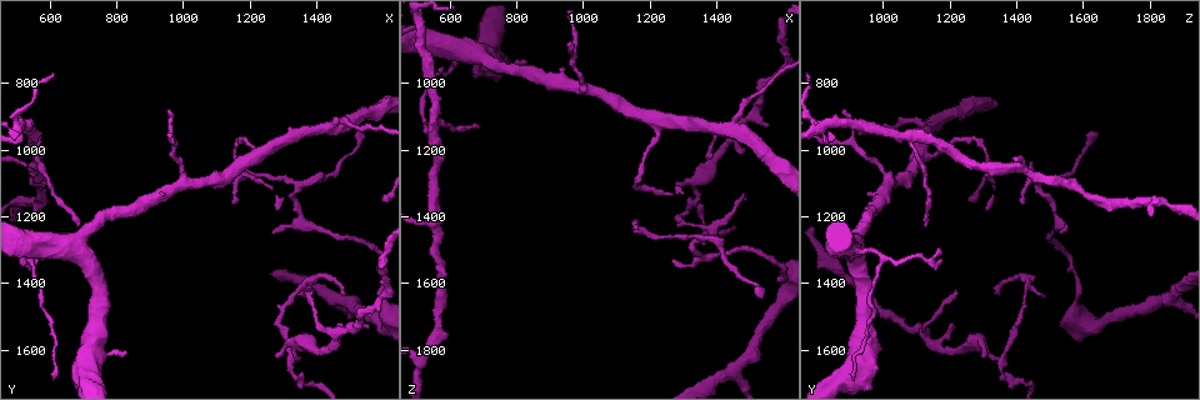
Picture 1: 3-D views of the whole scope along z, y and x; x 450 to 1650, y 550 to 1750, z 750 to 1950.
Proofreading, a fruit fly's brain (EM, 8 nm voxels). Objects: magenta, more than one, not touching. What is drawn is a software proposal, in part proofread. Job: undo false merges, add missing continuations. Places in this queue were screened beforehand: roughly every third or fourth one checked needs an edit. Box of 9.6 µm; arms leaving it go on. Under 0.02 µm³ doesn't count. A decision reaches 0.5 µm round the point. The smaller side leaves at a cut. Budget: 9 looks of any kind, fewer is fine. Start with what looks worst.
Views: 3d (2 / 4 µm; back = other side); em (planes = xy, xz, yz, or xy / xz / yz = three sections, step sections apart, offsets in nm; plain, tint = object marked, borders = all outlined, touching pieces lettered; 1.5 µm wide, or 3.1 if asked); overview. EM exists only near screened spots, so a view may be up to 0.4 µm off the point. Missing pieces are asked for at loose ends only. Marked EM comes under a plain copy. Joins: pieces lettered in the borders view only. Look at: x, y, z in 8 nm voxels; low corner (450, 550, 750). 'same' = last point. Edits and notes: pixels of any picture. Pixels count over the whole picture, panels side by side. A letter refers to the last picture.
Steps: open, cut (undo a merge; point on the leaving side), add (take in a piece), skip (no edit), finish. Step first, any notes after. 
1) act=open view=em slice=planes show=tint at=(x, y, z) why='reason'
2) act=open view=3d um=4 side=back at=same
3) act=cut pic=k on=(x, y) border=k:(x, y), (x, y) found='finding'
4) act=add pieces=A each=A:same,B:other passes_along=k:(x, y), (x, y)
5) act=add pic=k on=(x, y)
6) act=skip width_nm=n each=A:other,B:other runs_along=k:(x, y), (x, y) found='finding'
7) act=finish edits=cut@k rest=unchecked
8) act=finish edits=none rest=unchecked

act=open view=em slice=planes show=borders at=(690, 1230, 1120)

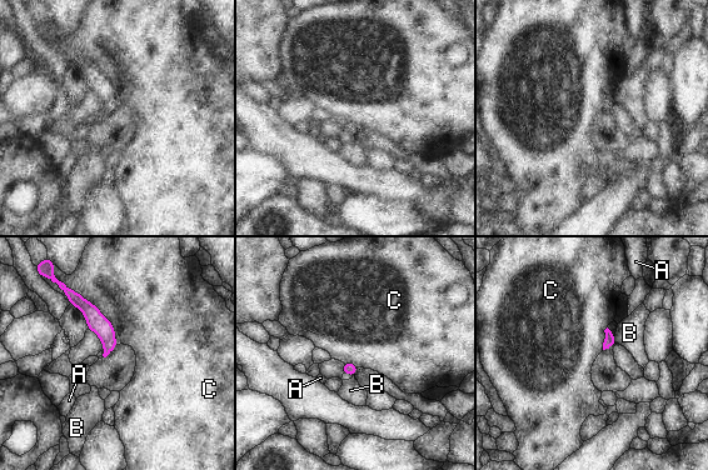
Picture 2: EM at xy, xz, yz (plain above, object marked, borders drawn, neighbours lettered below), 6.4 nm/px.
act=skip each=A:other,B:other,C:other found='none of them fits'

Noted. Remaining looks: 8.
act=open view=3d um=4 at=(950, 880, 890) why='an open end'

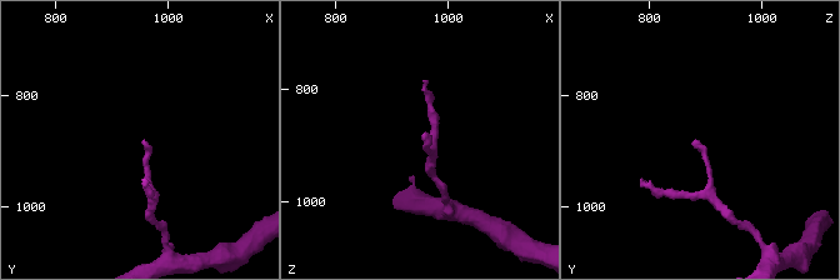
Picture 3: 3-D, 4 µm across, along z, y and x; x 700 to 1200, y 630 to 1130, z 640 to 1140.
act=open view=em slice=xz step=8 show=borders at=(955, 885, 890)

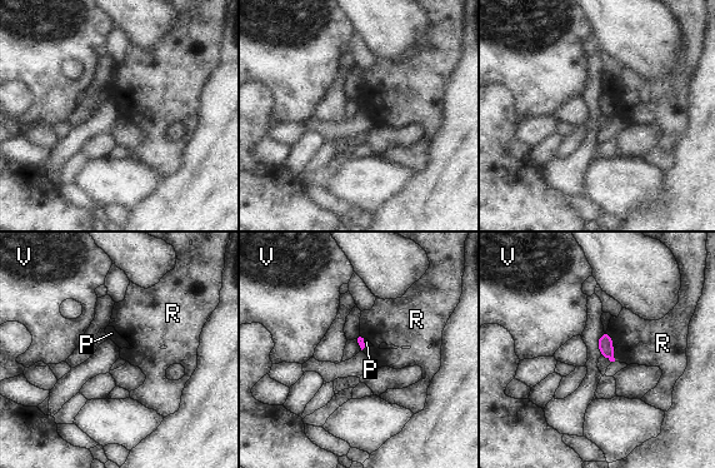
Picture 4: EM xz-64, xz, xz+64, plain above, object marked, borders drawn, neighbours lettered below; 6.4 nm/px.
act=open view=em slice=planes show=borders at=same why='cut it another way'

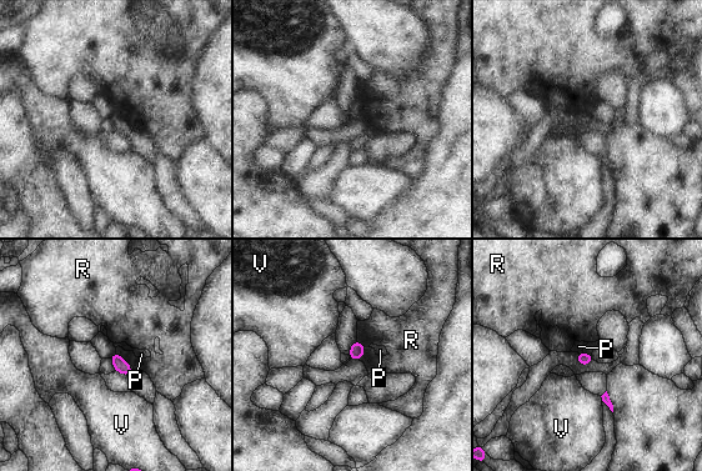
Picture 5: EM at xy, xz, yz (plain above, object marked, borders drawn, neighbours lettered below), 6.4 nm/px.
act=skip width_nm=90 each=P:other,R:other,V:other found='no lettered piece goes on from it'

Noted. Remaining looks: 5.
act=open view=3d um=2 at=(1330, 1630, 1350) why='a fork'

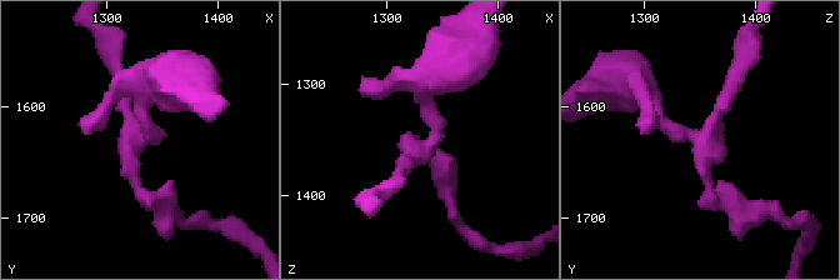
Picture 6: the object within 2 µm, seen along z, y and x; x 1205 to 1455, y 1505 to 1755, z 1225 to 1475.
act=open view=em slice=yz step=8 show=tint at=(1326, 1628, 1360) arms=3 why='need the tissue'

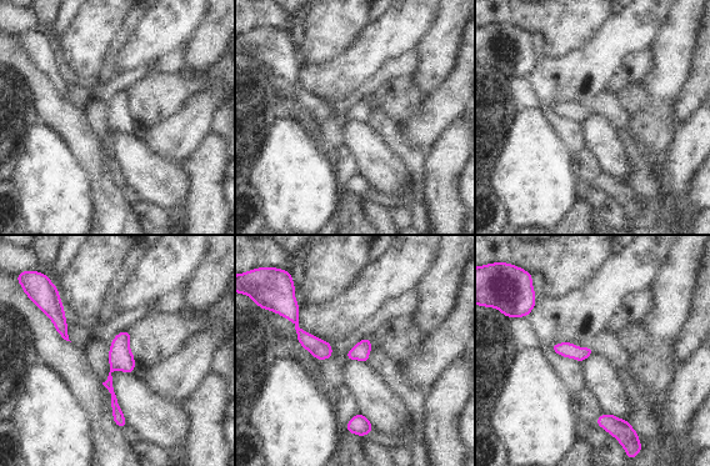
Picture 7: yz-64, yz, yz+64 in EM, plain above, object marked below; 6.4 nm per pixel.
act=open view=em slice=yz step=8 show=borders at=same why='what lies round it'

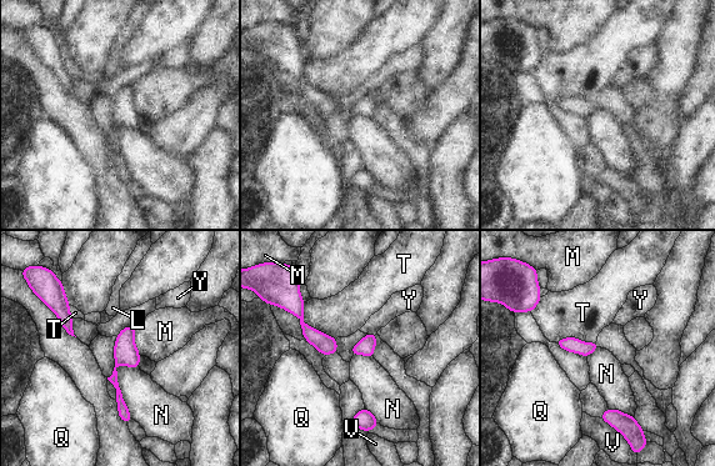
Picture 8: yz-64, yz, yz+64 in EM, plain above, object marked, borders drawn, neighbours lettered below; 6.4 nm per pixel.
act=skip each=L:other,M:other,N:other,Q:other,T:other,V:other,Y:other runs_along=8:(131, 329), (115, 367), (126, 419) found='all the same neuron'

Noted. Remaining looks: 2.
act=finish edits=none rest=unchecked

